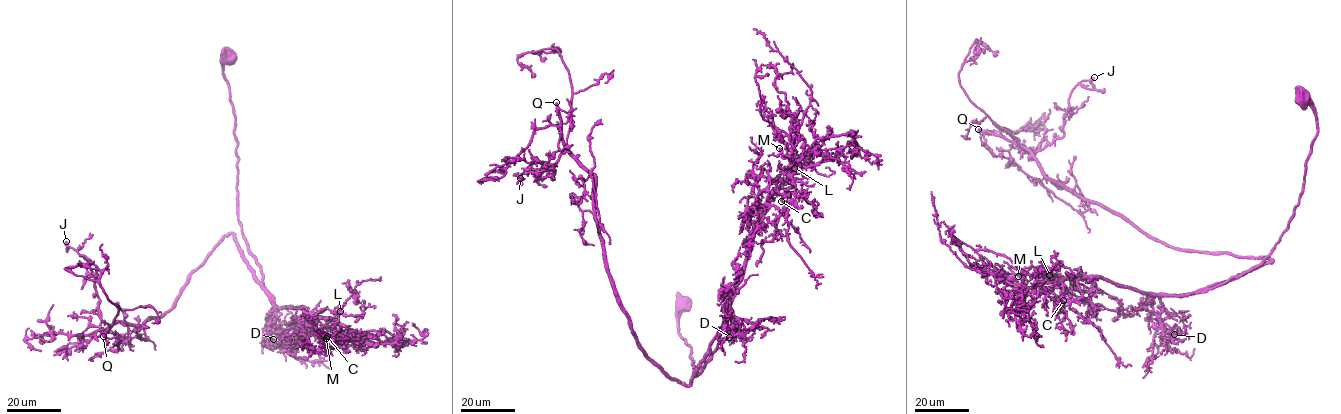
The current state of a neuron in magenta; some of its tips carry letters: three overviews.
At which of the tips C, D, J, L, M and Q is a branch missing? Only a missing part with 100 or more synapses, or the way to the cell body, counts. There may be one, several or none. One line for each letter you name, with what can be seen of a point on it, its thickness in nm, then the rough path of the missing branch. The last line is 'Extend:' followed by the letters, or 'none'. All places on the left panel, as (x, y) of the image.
Q: Place: (103, 336). Thickness 440 nm. Course of what is missing: (103, 336), (100, 329), (117, 310), (106, 278), (106, 258), (124, 241), (175, 215), (173, 207), (154, 186)
Extend: Q

